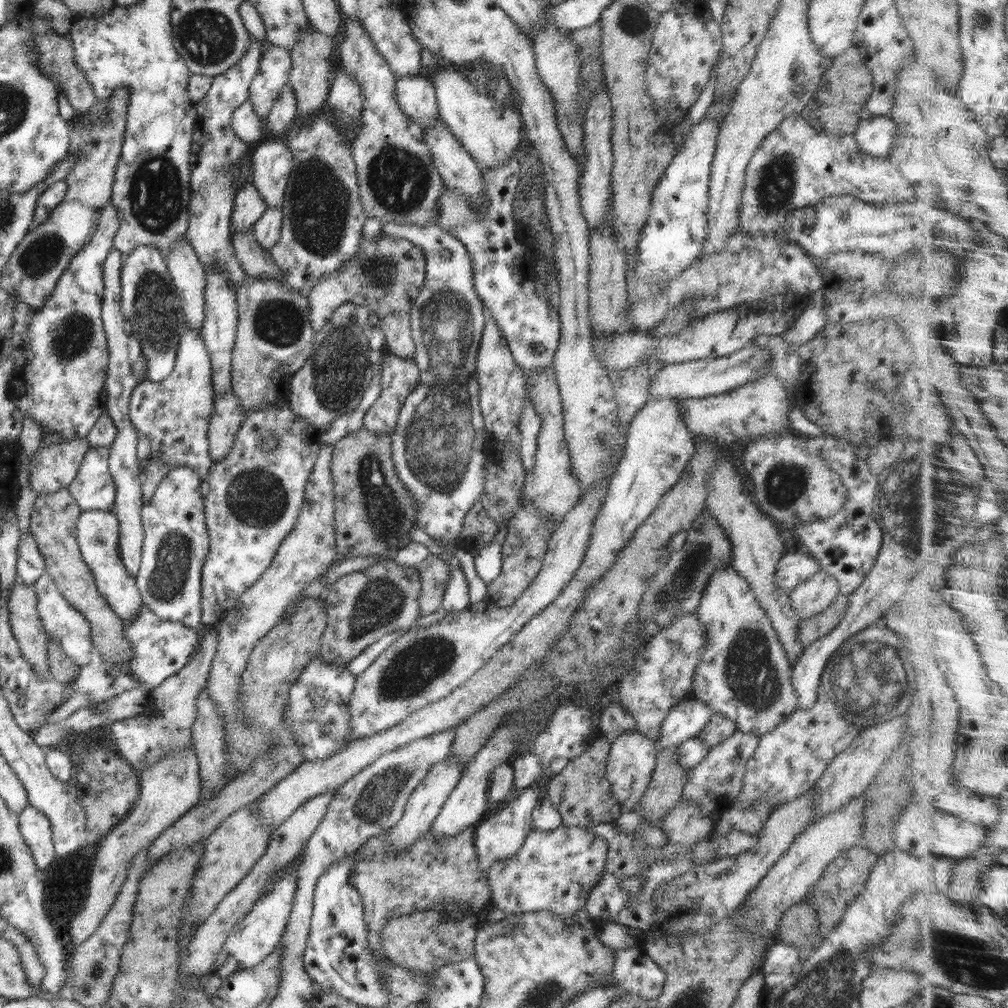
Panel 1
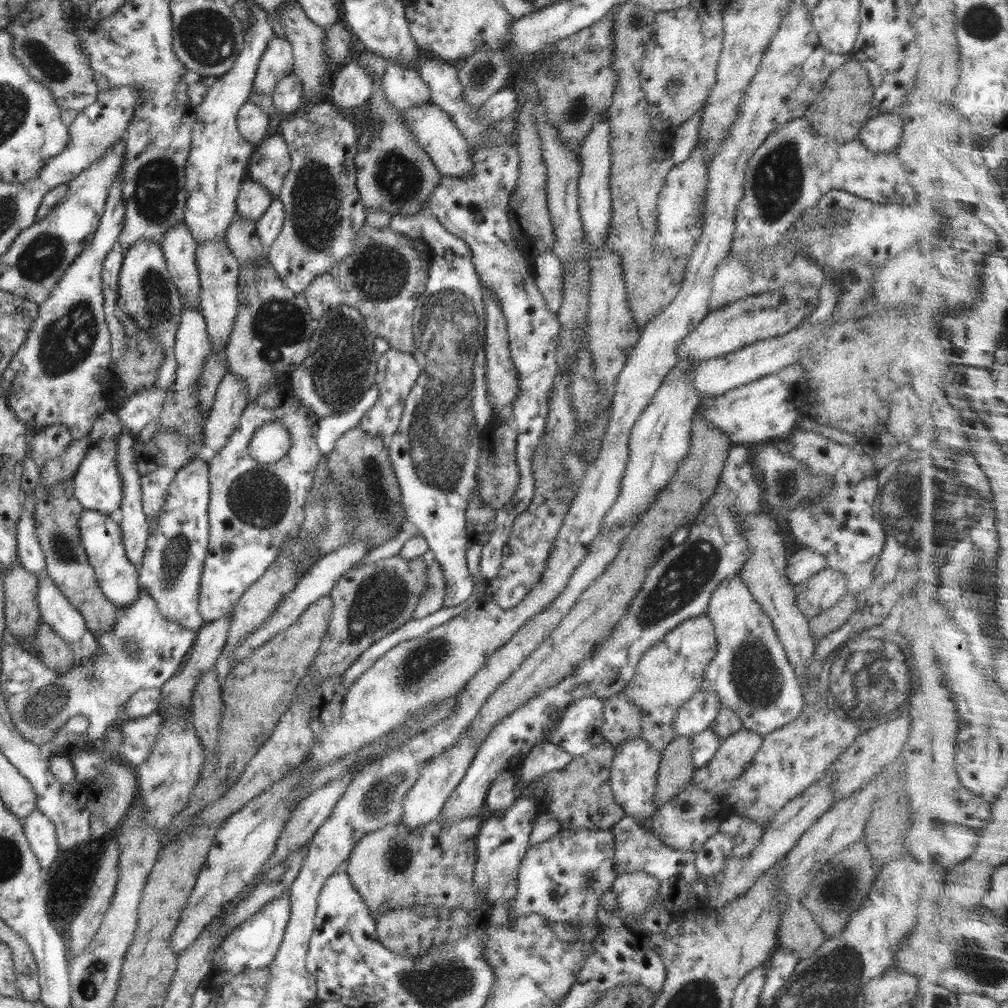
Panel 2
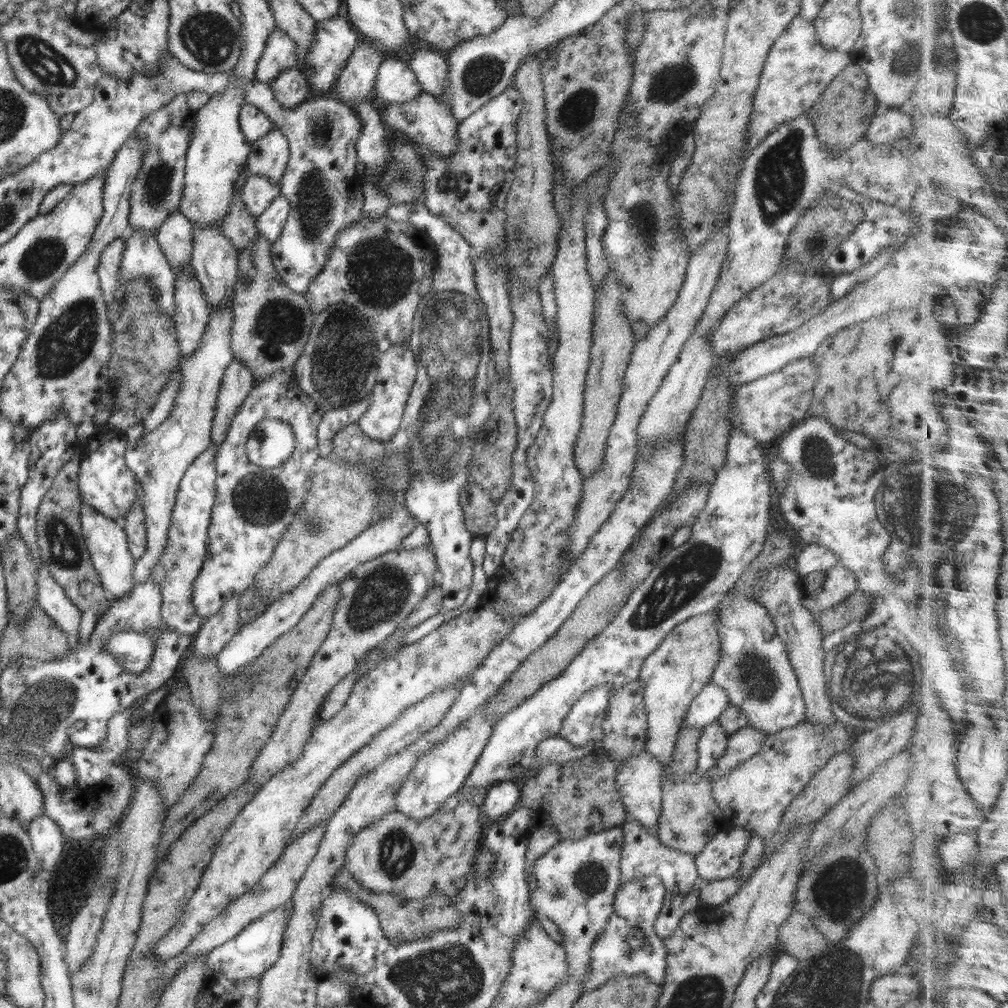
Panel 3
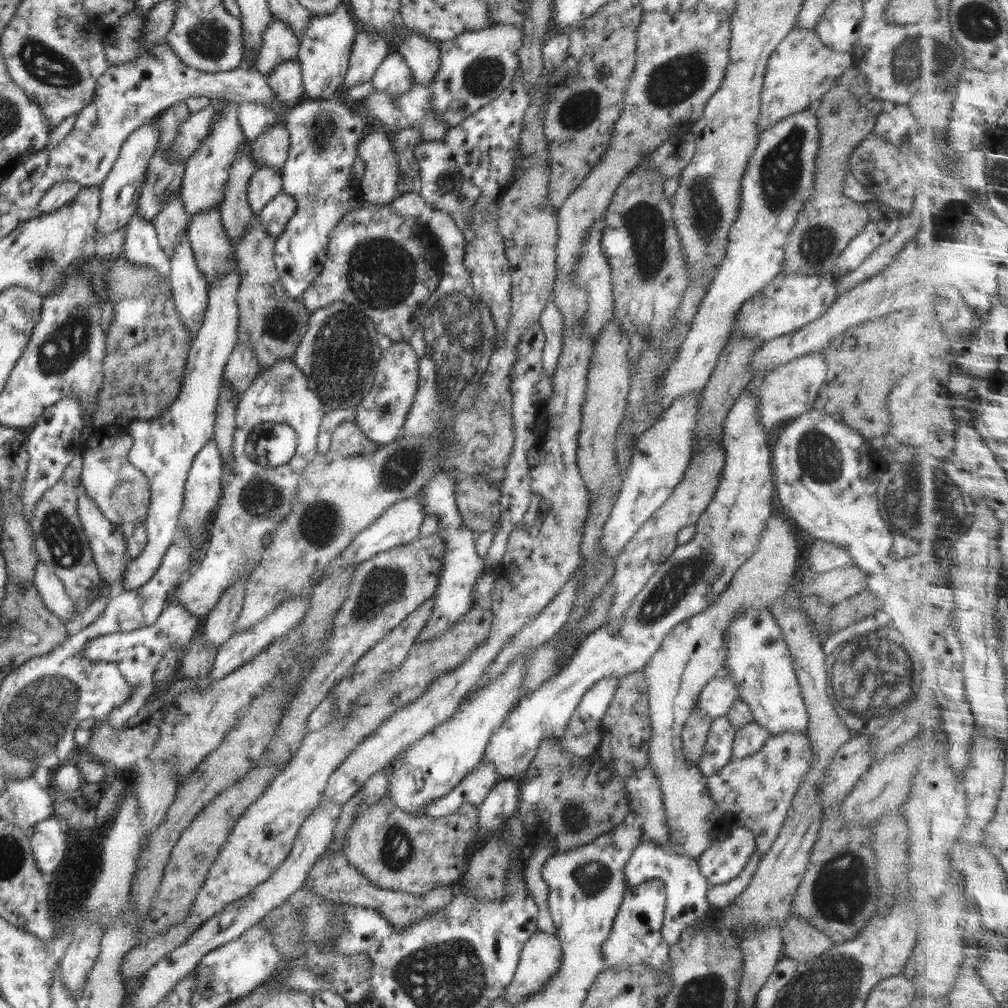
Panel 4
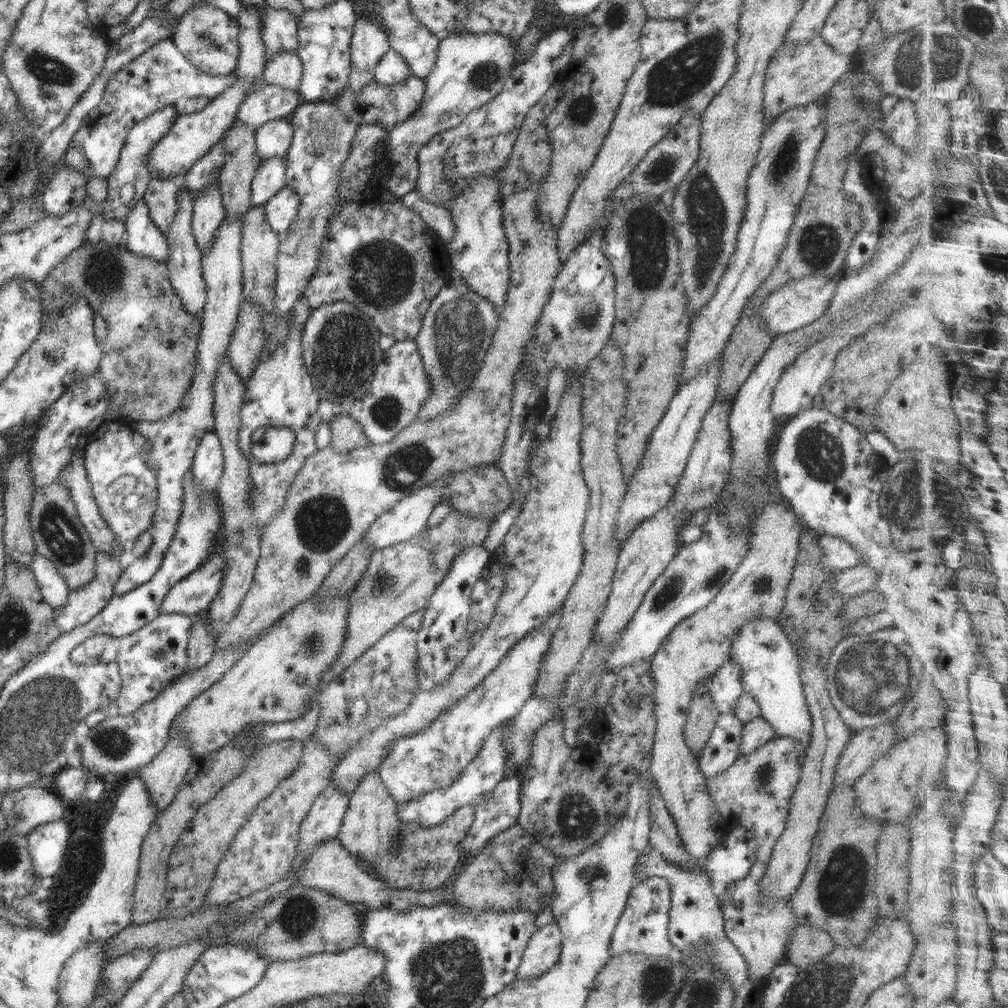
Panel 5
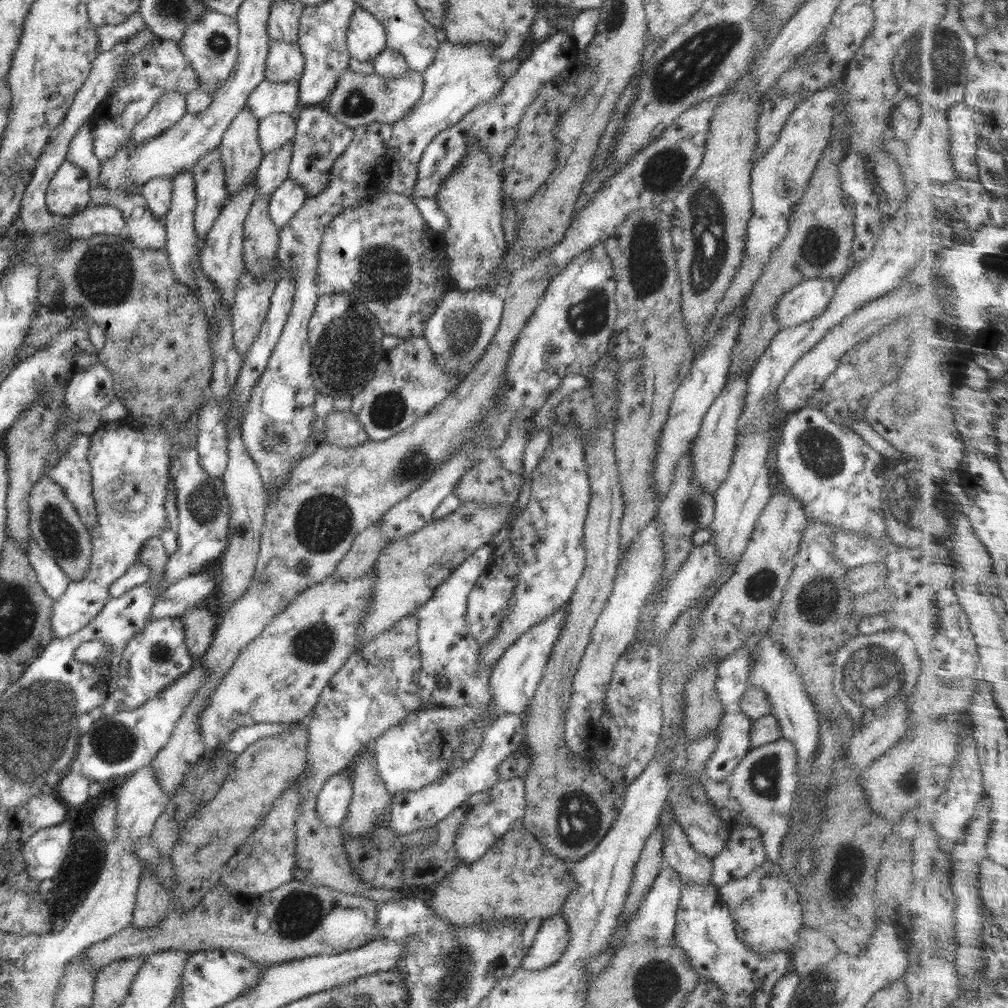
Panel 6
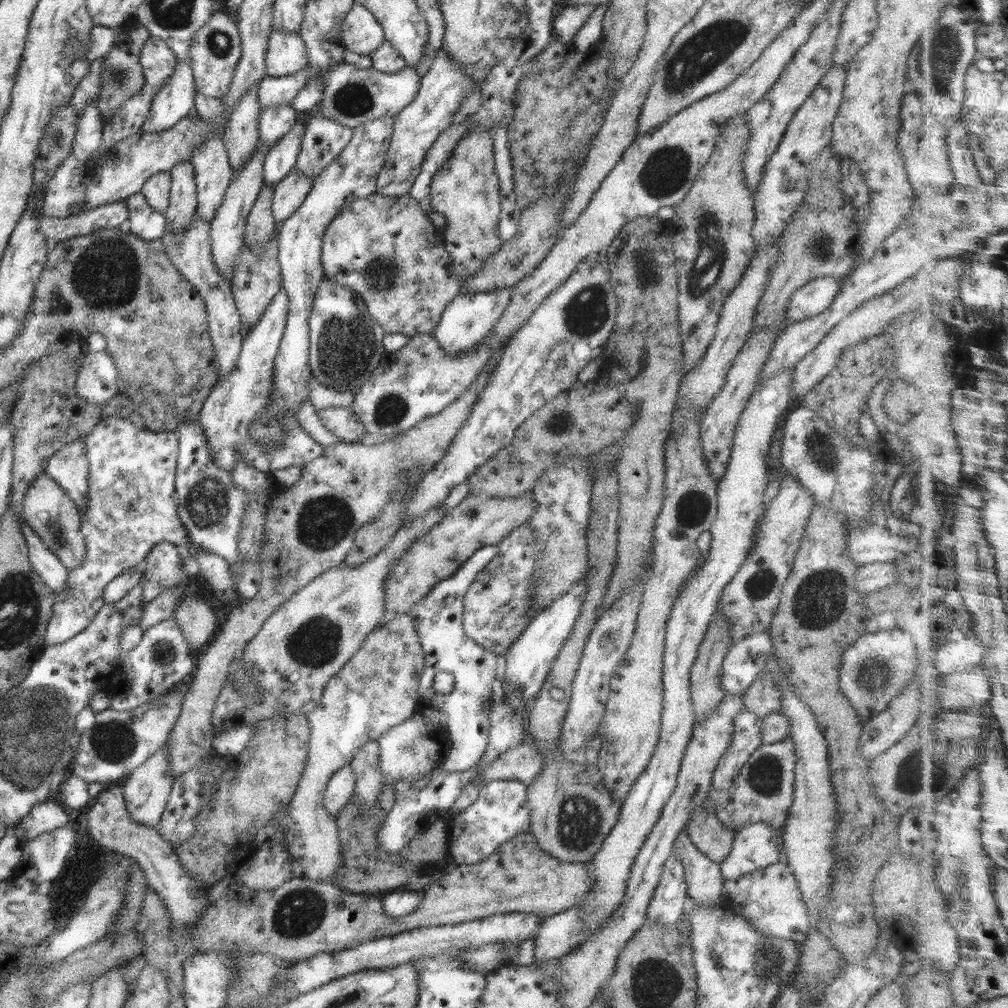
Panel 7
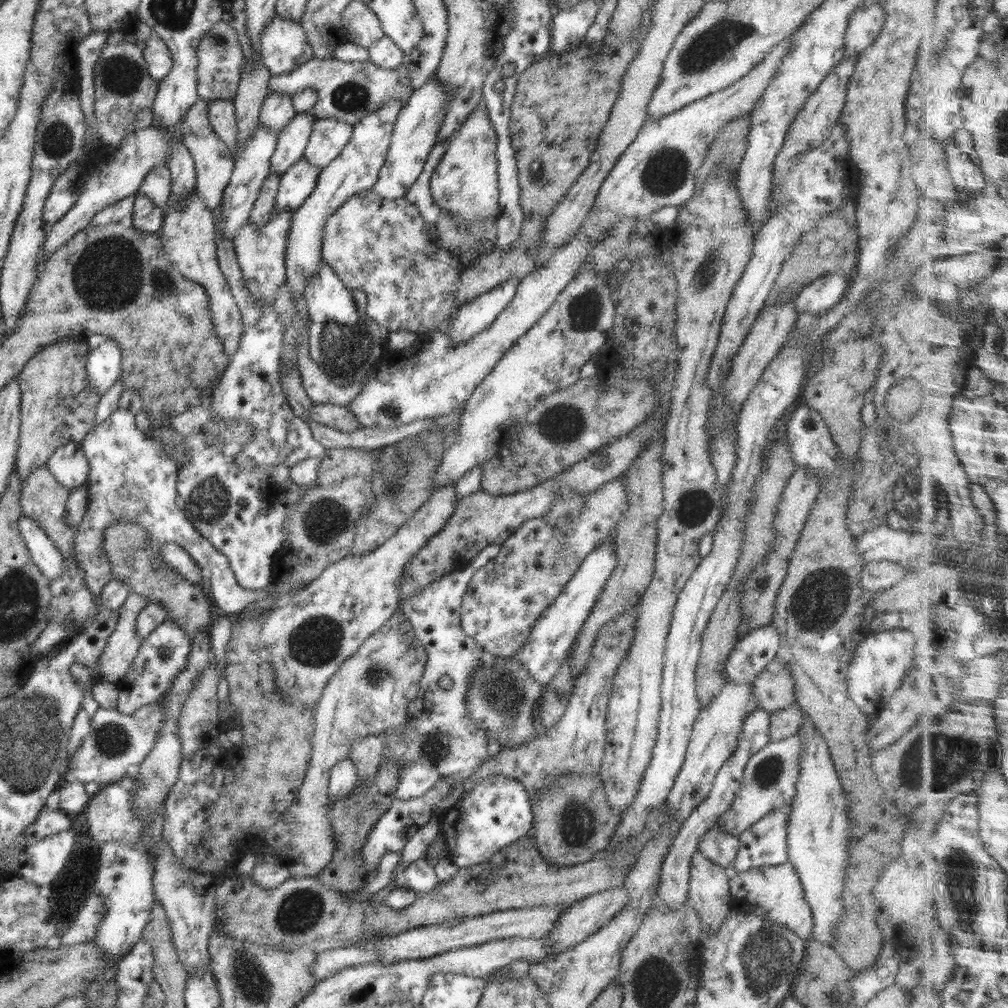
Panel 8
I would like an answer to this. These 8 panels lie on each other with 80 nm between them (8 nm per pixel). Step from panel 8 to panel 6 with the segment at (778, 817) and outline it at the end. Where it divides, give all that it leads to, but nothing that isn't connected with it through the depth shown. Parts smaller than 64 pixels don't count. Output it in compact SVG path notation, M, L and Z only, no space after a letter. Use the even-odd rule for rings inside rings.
M736 827L729 836L725 847L712 858L712 882L717 888L728 881L748 876L752 870L767 861L761 832L756 827Z

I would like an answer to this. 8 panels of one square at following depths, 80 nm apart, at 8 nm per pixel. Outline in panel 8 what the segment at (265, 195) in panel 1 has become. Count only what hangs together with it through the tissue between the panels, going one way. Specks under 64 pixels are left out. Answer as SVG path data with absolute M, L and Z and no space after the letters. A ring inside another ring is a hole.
M270 90L260 108L259 123L279 133L296 114L290 95Z

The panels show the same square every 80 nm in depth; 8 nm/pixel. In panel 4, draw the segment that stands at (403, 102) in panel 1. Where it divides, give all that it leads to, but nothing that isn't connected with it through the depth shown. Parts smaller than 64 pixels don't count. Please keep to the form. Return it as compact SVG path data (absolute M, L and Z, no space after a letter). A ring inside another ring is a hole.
M394 49L384 57L370 81L378 92L396 97L406 95L415 82L405 58Z

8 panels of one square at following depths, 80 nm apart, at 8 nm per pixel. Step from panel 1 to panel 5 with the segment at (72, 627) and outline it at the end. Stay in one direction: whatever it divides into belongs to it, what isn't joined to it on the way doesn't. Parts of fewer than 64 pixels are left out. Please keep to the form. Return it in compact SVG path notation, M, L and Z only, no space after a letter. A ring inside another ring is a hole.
M35 552L29 566L44 600L55 610L64 606L69 595L68 585L53 567L52 561Z

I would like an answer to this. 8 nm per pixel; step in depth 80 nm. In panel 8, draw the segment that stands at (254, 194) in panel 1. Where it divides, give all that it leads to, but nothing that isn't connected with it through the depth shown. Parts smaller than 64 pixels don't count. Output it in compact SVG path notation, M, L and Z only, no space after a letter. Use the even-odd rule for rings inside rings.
M312 112L298 113L277 134L278 142L271 158L271 172L282 174L303 158L316 119Z

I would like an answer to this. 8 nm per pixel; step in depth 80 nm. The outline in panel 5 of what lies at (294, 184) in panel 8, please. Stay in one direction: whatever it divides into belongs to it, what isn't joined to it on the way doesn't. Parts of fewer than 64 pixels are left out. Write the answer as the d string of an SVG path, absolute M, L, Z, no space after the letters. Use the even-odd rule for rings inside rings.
M284 187L265 202L266 222L276 234L285 235L297 217L299 206L299 196L288 187Z

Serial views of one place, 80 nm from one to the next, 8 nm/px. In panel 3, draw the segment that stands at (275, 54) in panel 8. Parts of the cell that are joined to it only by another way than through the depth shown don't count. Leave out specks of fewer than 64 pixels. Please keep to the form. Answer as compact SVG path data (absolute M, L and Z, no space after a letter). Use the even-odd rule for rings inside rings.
M297 65L280 72L269 85L274 92L274 99L286 109L293 110L312 96L307 76Z

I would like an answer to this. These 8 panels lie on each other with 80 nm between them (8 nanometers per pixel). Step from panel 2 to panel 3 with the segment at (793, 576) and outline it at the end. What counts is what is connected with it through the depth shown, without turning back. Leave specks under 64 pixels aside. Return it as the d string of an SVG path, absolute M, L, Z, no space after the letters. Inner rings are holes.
M809 544L796 558L796 572L798 572L798 579L800 580L812 573L830 570L838 564L839 560L837 560L834 552L820 544Z

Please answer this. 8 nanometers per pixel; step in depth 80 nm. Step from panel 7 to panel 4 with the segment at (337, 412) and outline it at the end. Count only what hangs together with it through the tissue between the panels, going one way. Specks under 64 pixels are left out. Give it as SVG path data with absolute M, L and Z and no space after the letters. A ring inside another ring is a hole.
M352 420L339 424L332 433L330 450L344 457L372 455L378 448L379 446L369 440Z

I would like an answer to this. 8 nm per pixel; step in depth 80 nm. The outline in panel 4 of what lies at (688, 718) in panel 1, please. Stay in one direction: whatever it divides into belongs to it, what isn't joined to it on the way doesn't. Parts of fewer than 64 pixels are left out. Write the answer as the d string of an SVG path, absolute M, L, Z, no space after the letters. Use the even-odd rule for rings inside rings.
M723 669L718 677L706 683L697 699L697 708L710 715L712 719L724 717L736 700L739 700L738 691L729 671Z

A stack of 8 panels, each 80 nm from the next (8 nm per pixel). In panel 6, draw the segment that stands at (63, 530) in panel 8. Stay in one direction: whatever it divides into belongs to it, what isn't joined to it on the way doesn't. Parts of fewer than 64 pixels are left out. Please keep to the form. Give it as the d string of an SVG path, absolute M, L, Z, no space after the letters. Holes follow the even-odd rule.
M44 474L30 491L28 510L31 537L39 547L60 565L71 582L84 579L91 563L91 536L74 506L67 500L64 490Z

